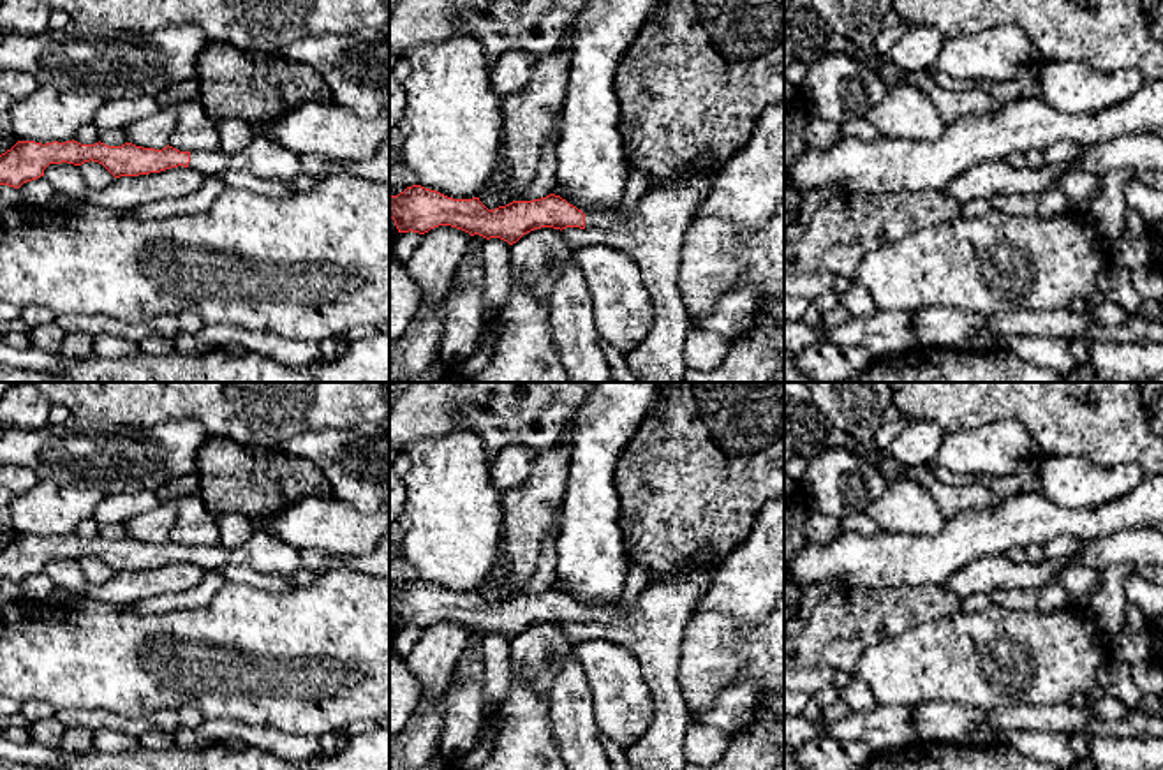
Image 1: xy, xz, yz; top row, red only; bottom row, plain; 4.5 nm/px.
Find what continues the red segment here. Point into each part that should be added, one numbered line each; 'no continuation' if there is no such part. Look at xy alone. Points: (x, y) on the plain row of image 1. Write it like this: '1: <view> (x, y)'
1: xy (263, 552)

